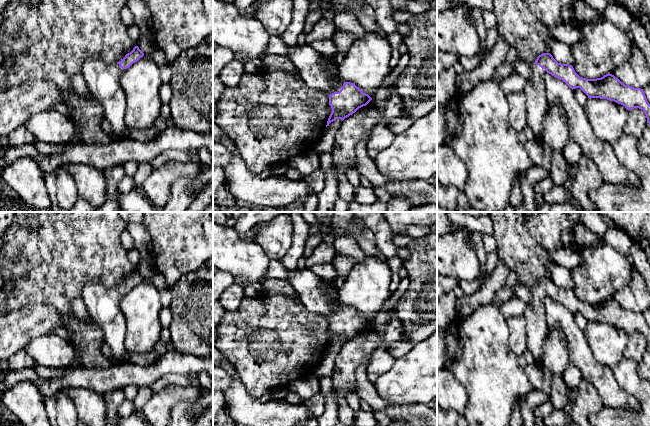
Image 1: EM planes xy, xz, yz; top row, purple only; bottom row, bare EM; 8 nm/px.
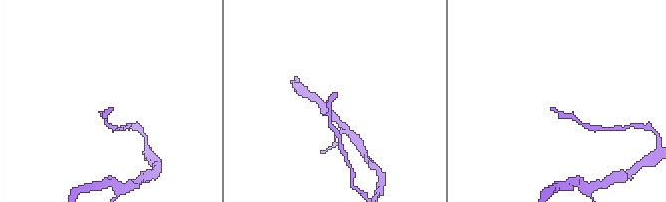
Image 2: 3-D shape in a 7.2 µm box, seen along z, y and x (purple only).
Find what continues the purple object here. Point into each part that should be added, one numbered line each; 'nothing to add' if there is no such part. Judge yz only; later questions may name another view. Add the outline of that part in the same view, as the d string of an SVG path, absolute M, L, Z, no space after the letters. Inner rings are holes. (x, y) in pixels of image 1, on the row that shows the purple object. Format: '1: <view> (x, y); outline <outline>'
1: yz (536, 100); outline M530 65L532 78L526 81L524 94L526 97L527 126L533 133L535 140L543 140L544 115L547 109L548 100L544 83L545 69L539 65Z

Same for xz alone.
1: xz (311, 67); outline M303 43L300 47L288 47L288 55L299 76L310 88L332 94L339 92L344 83L332 80L322 55L311 45Z

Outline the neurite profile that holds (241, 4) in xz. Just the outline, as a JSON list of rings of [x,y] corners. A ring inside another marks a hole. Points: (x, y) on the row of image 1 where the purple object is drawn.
[[[235,0],[234,4],[241,10],[249,8],[257,0]]]

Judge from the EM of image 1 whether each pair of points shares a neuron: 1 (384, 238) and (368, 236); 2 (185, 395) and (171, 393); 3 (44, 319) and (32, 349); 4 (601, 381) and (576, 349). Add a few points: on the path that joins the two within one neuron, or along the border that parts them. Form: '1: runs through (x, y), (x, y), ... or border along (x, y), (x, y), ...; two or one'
1: border along (366, 227), (372, 232), (377, 248), (386, 257); two
2: runs through (182, 394), (174, 394); one
3: border along (48, 332), (32, 337), (22, 348); two
4: runs through (595, 373), (581, 357); one

